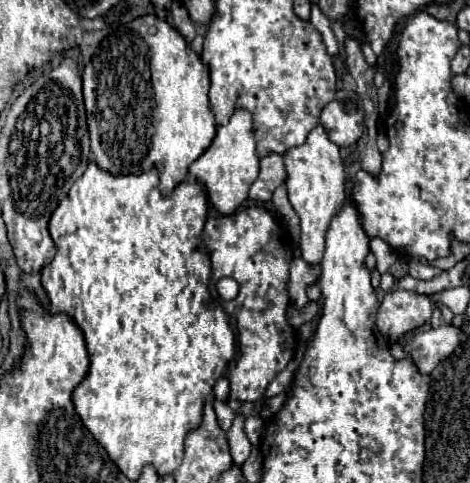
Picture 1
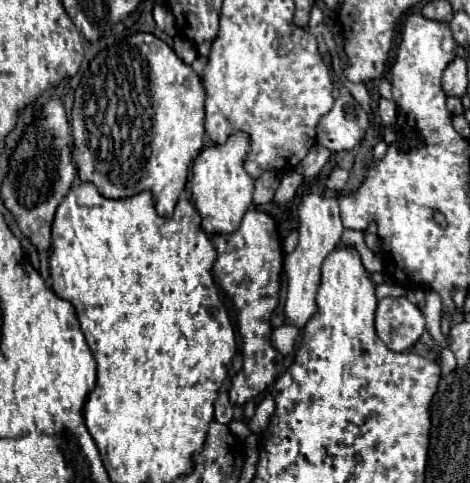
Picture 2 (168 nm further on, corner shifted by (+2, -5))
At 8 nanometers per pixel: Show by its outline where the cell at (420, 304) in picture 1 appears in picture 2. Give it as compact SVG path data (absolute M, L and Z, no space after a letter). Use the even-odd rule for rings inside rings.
M384 297L376 309L376 333L394 353L410 349L426 331L426 319L406 297Z

